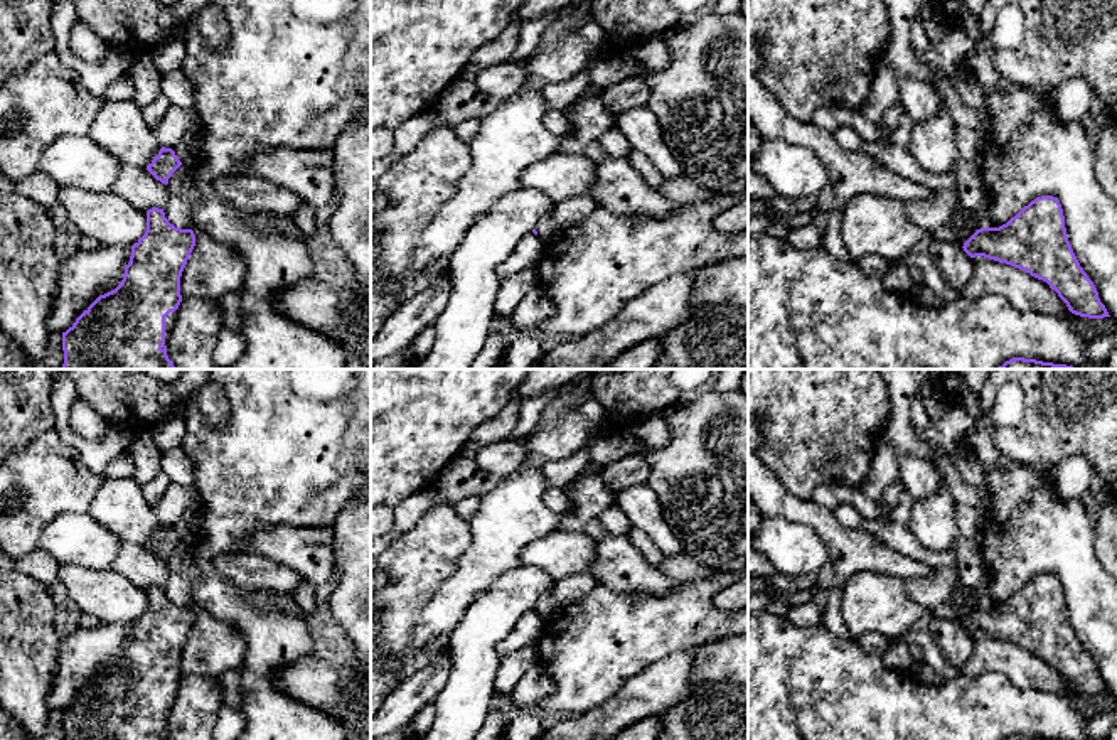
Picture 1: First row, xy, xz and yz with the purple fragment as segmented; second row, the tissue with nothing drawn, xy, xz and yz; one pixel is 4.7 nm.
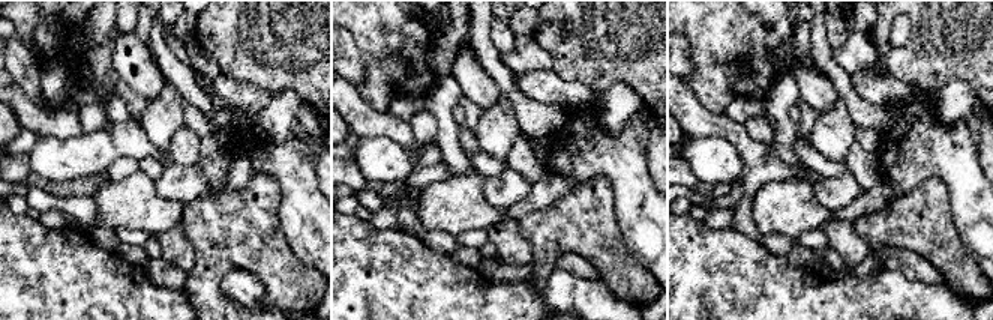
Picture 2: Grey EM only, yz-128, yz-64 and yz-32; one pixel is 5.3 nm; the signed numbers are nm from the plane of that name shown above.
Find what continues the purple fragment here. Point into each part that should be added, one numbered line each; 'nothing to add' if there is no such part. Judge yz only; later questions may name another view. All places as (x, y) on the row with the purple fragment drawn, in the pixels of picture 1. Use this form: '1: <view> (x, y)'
nothing to add

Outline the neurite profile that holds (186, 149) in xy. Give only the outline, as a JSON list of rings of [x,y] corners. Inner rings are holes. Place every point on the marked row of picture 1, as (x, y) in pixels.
[[[192,131],[182,142],[179,142],[174,148],[177,158],[182,165],[189,165],[194,160],[194,153],[199,148],[199,131]]]

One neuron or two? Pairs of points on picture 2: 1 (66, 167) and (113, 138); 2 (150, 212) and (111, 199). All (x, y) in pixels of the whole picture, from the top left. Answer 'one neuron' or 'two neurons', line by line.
1: one neuron
2: one neuron

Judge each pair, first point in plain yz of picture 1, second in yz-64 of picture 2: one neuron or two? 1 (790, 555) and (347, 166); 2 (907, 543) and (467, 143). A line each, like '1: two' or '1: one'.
1: two
2: two

